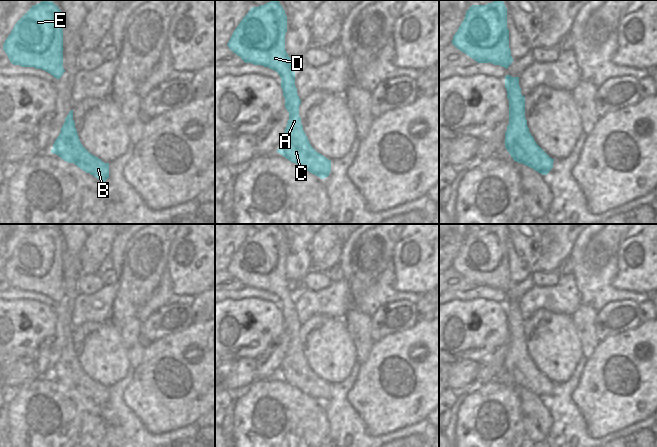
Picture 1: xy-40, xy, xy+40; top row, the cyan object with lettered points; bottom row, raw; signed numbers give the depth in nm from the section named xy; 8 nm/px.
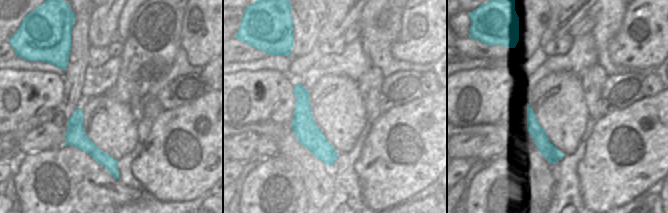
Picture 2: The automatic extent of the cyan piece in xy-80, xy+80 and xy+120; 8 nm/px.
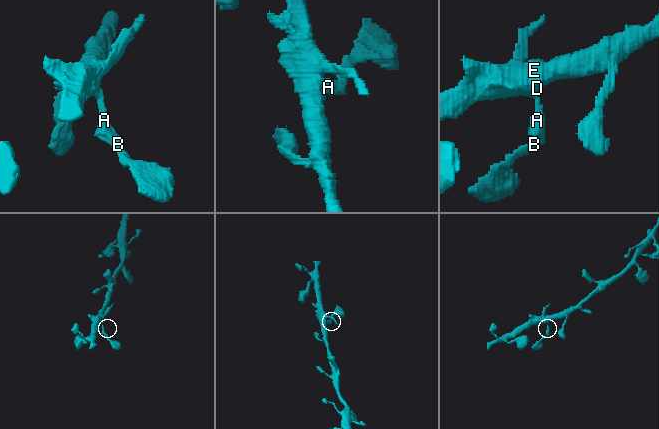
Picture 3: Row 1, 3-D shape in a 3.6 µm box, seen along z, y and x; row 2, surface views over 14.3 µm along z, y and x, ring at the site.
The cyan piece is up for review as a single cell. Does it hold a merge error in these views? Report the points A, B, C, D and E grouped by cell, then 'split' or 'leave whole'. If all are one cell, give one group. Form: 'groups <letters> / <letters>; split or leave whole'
groups A B C D E; leave whole

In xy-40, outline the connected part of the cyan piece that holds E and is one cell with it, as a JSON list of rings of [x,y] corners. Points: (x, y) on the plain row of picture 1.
[[[52,224],[33,229],[3,268],[10,286],[34,291],[60,303],[63,292],[63,240]]]

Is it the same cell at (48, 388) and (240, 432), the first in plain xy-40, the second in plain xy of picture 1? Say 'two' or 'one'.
one

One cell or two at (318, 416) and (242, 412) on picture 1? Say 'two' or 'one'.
two

